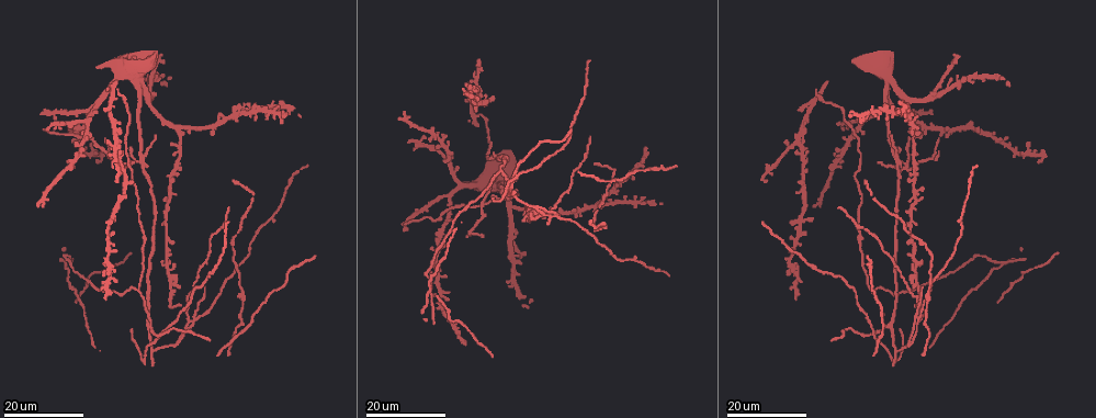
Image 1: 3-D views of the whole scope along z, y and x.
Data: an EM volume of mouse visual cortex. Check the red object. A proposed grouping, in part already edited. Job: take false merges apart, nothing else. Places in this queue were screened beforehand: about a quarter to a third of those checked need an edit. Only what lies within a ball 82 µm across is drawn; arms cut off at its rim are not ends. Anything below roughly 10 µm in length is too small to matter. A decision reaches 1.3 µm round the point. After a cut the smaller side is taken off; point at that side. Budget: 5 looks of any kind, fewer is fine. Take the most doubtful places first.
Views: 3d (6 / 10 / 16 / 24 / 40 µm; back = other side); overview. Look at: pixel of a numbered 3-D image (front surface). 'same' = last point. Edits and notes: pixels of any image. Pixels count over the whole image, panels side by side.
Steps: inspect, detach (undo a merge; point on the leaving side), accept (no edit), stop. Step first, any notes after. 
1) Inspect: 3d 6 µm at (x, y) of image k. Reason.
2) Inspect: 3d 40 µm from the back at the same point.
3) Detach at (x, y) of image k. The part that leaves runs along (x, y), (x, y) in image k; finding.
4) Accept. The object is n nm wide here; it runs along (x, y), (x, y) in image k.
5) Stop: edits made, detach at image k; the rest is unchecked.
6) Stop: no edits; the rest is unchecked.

Inspect: 3d 24 µm at (898, 162) of image 1. Two arms at a narrow angle.

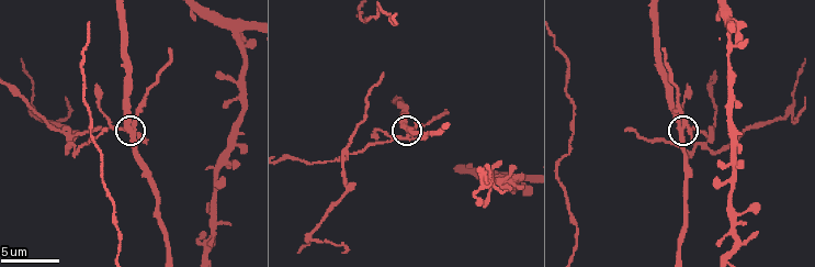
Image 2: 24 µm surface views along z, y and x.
Inspect: 3d 10 µm at (405, 139) of image 2. Zoom in.

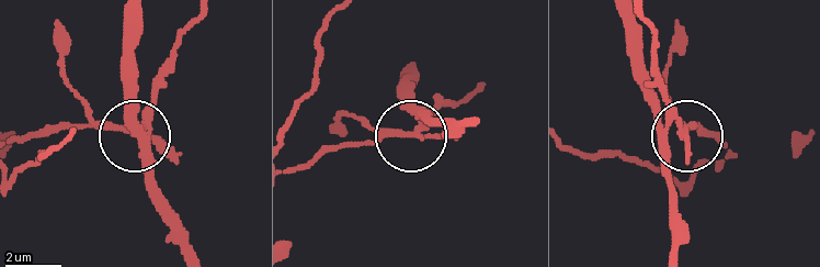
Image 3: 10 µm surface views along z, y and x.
Detach at (152, 93) of image 3. Two neurons meet here.

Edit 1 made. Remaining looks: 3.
Inspect: overview.

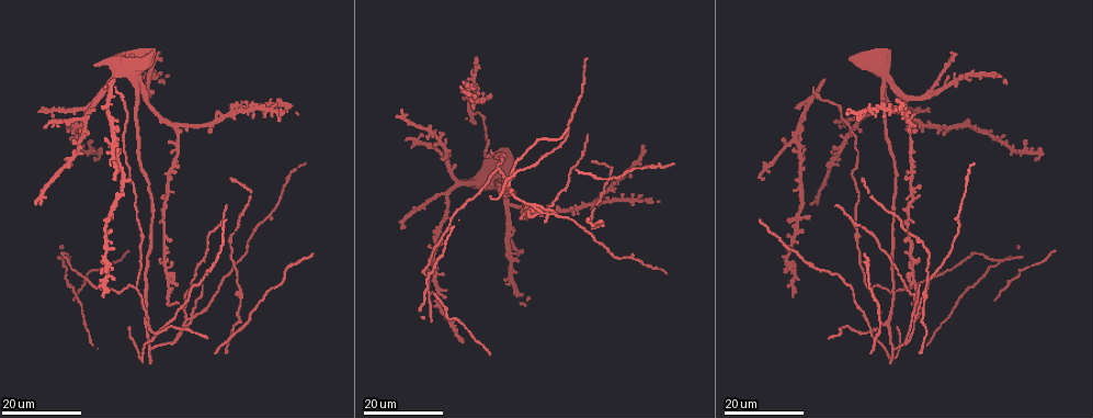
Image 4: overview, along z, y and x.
Inspect: 3d 24 µm at (150, 323) of image 4. Three arms meet.

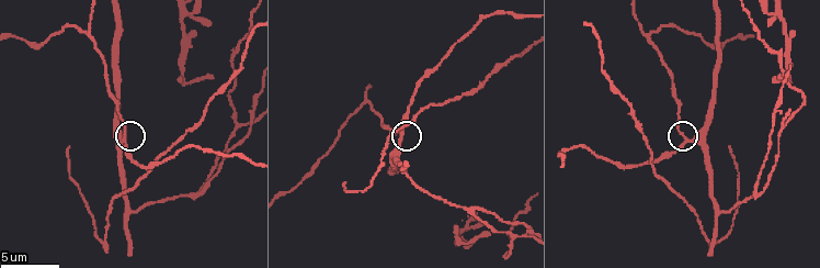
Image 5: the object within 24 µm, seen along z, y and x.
Inspect: 3d 6 µm at (684, 139) of image 5.

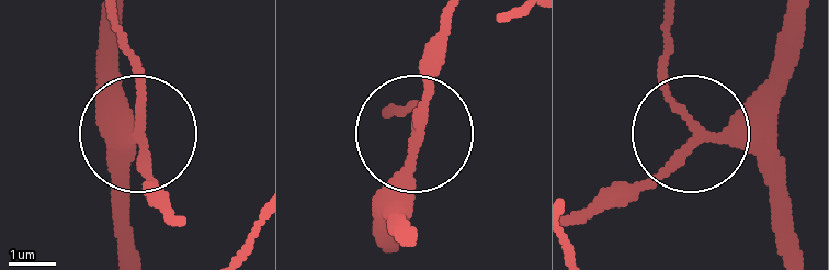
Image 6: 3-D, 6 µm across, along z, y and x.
Accept. 3 arms meet here; it runs along (759, 94), (614, 204) in image 6; one neuron here.

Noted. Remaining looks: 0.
Stop: edits made, detach at image 3; the rest is unchecked.

